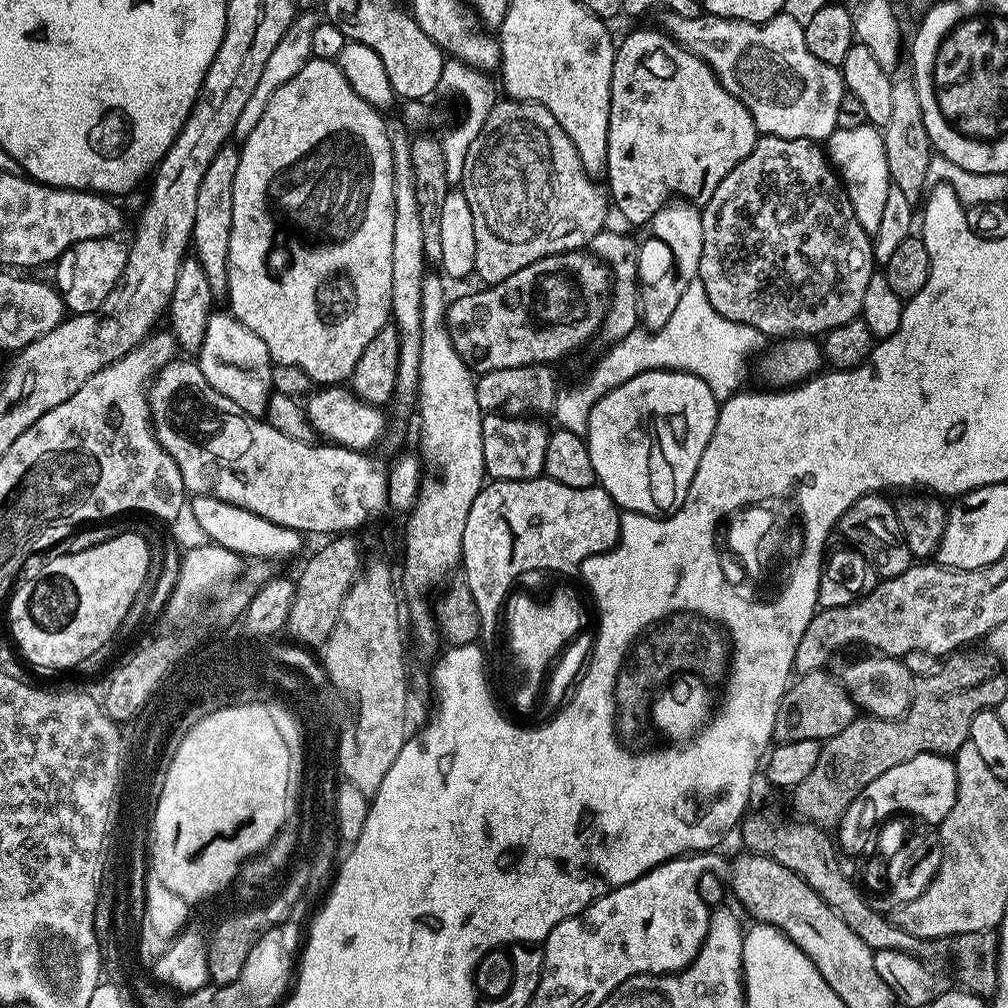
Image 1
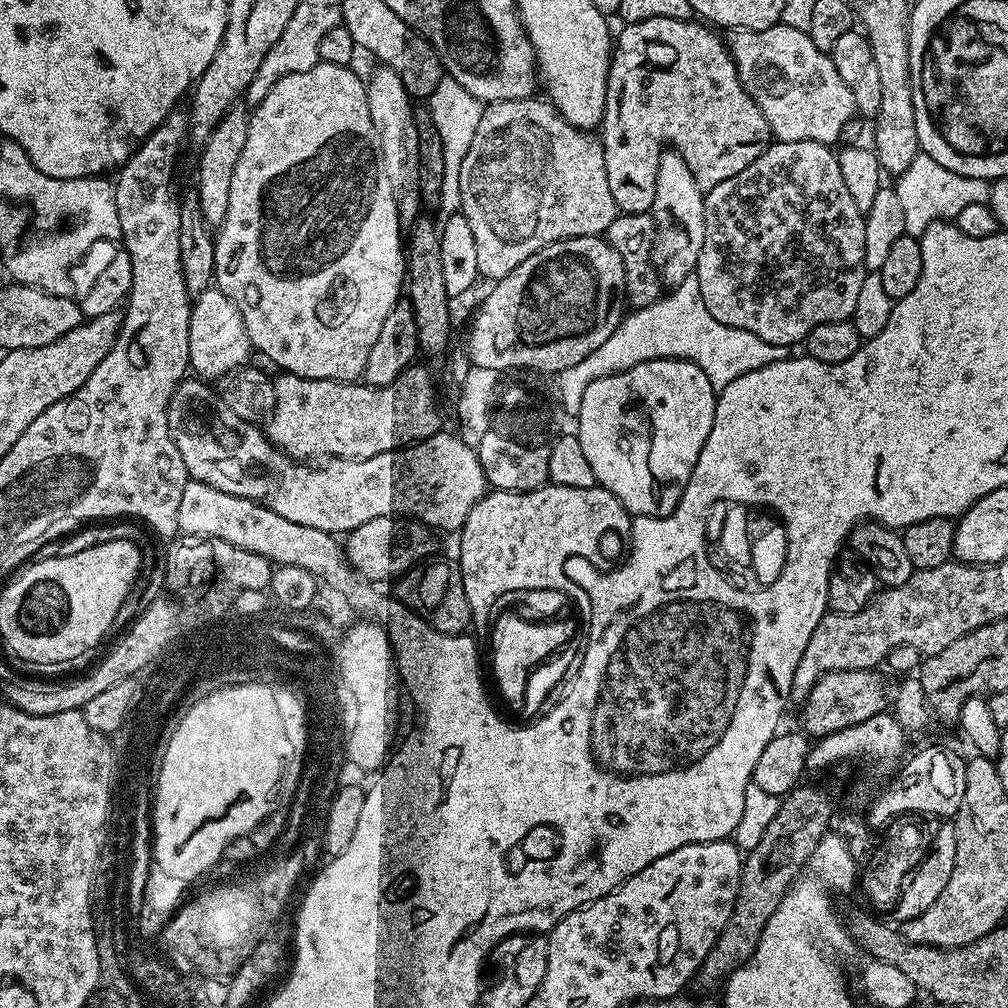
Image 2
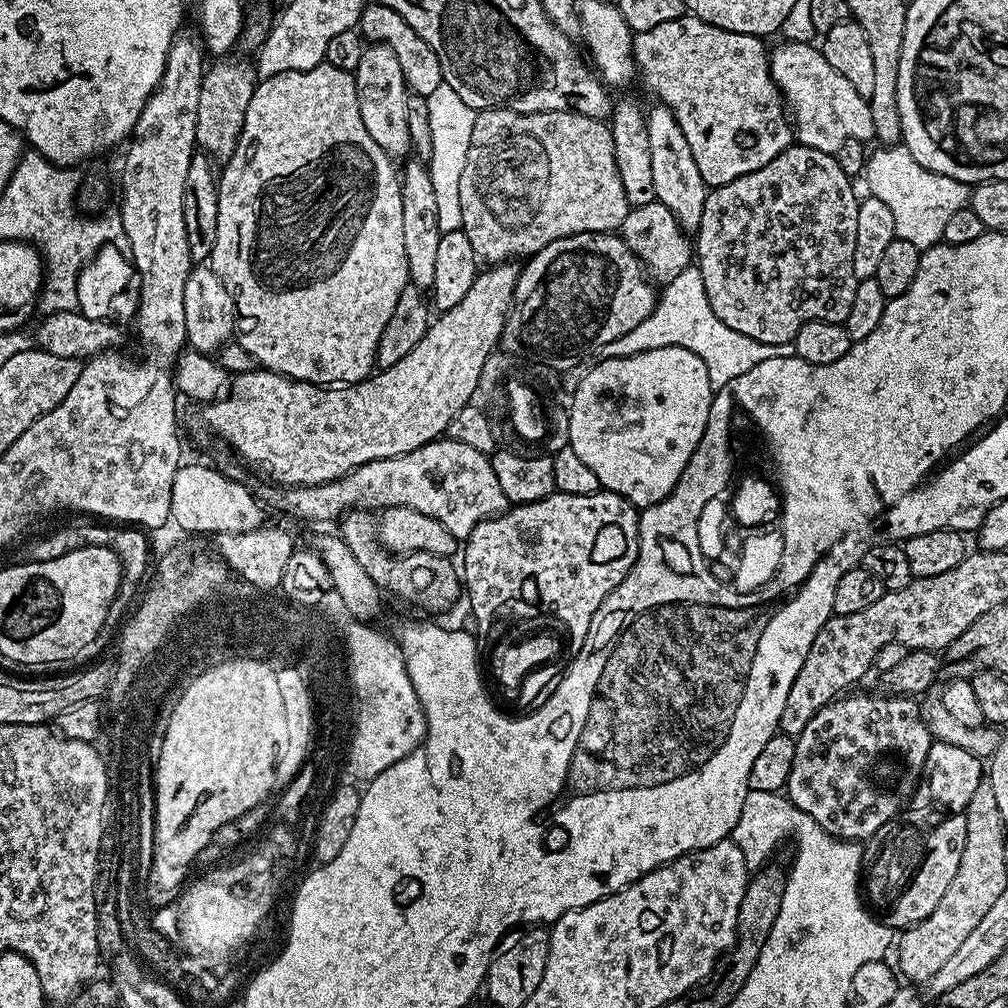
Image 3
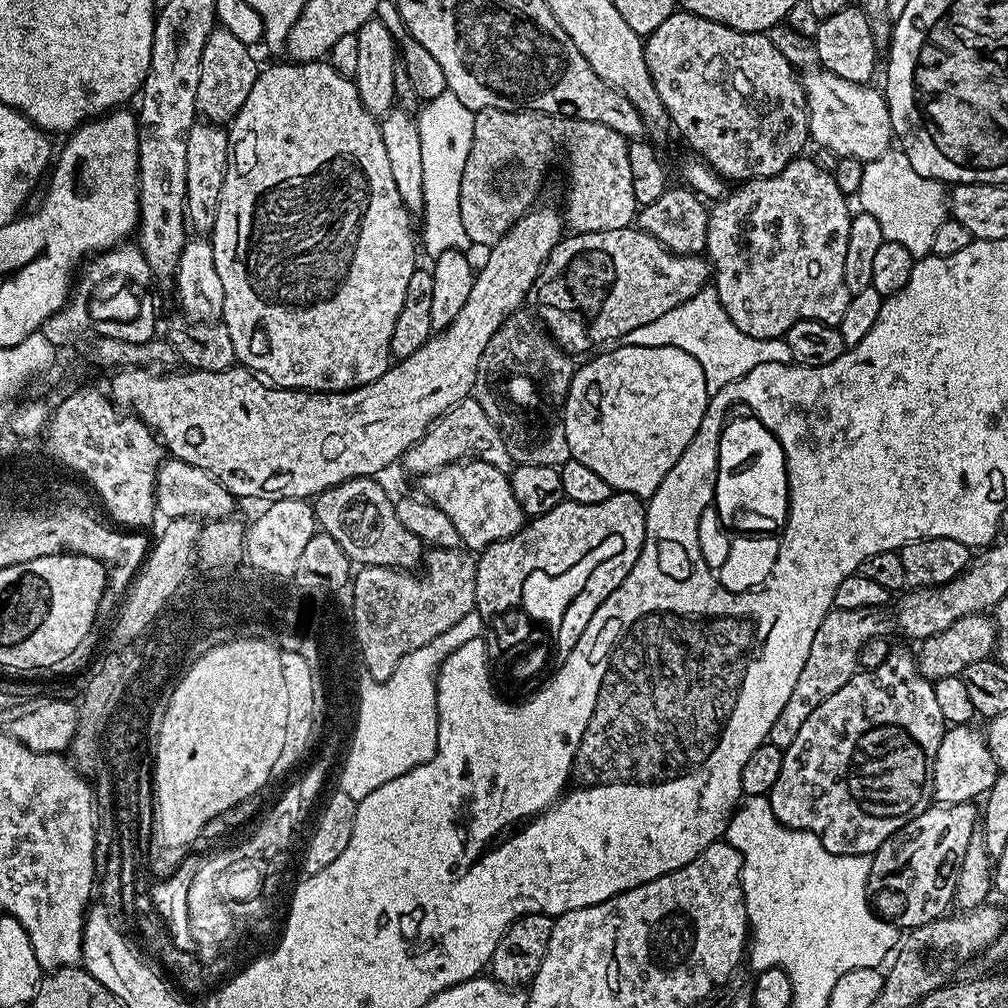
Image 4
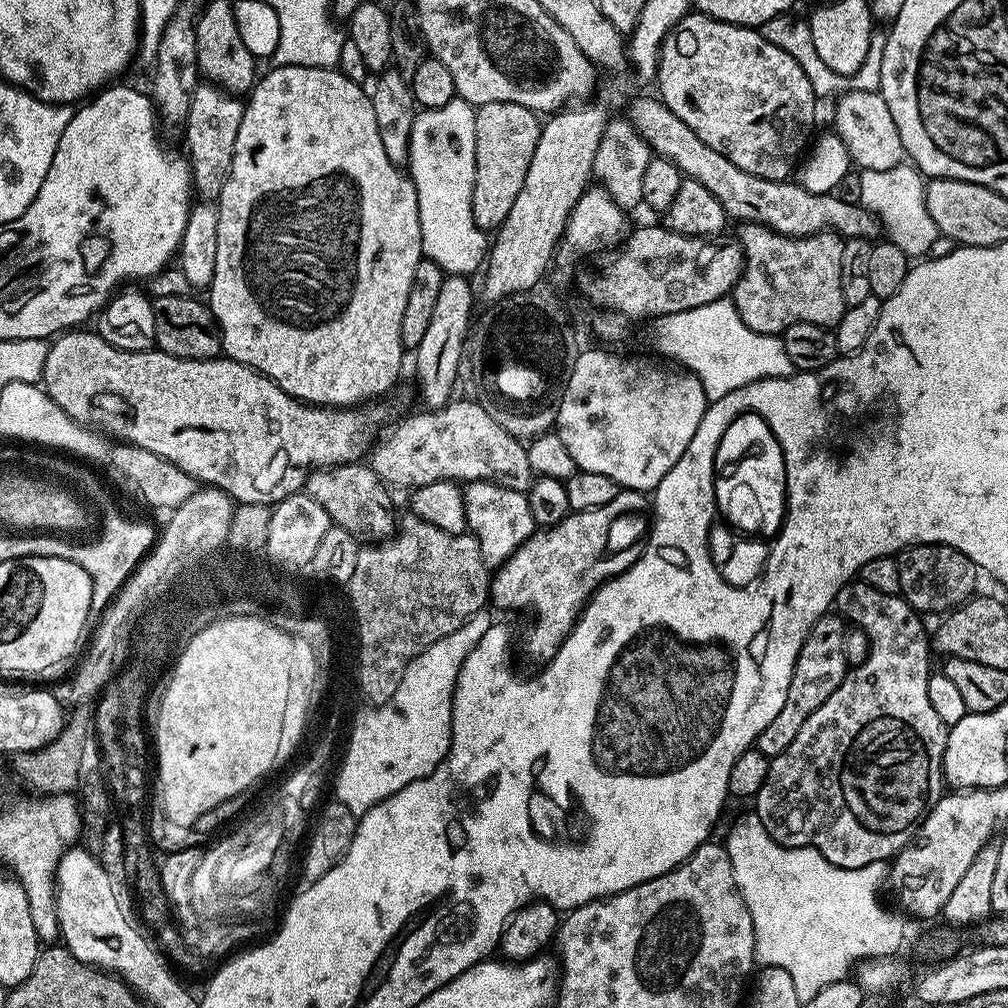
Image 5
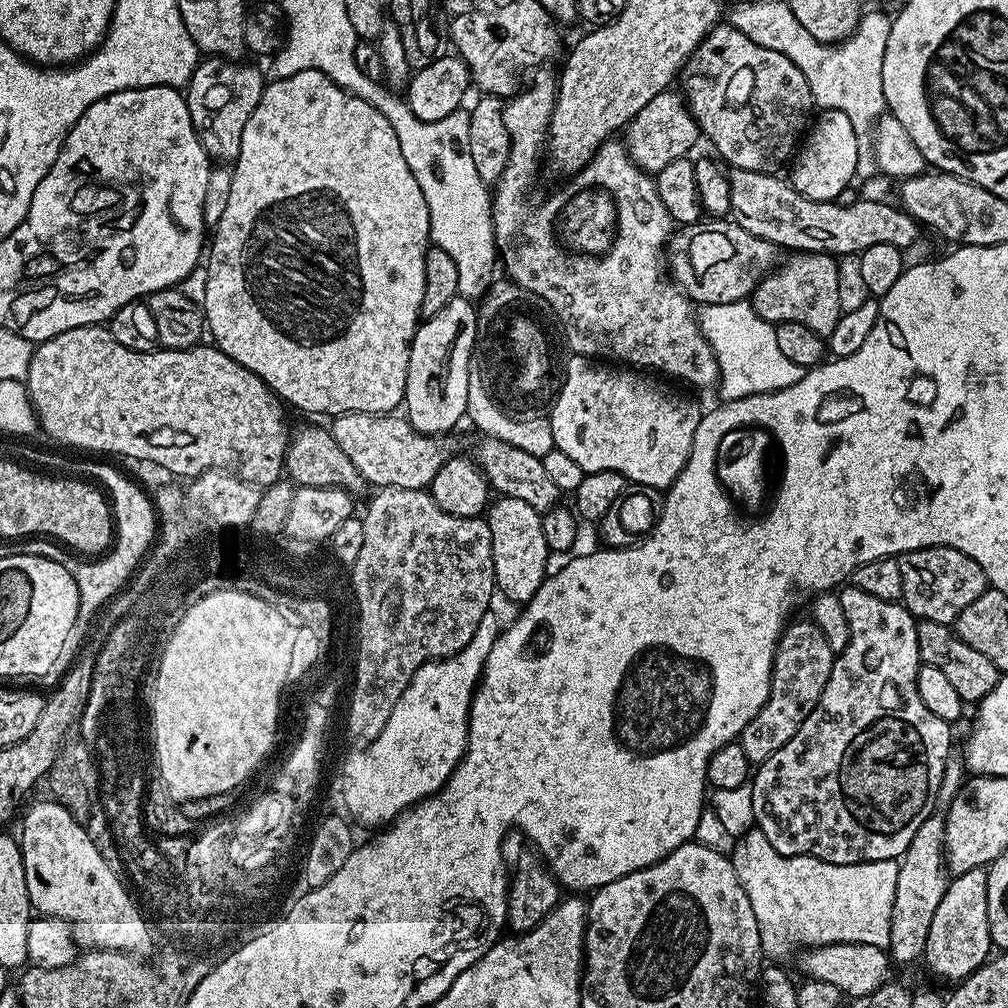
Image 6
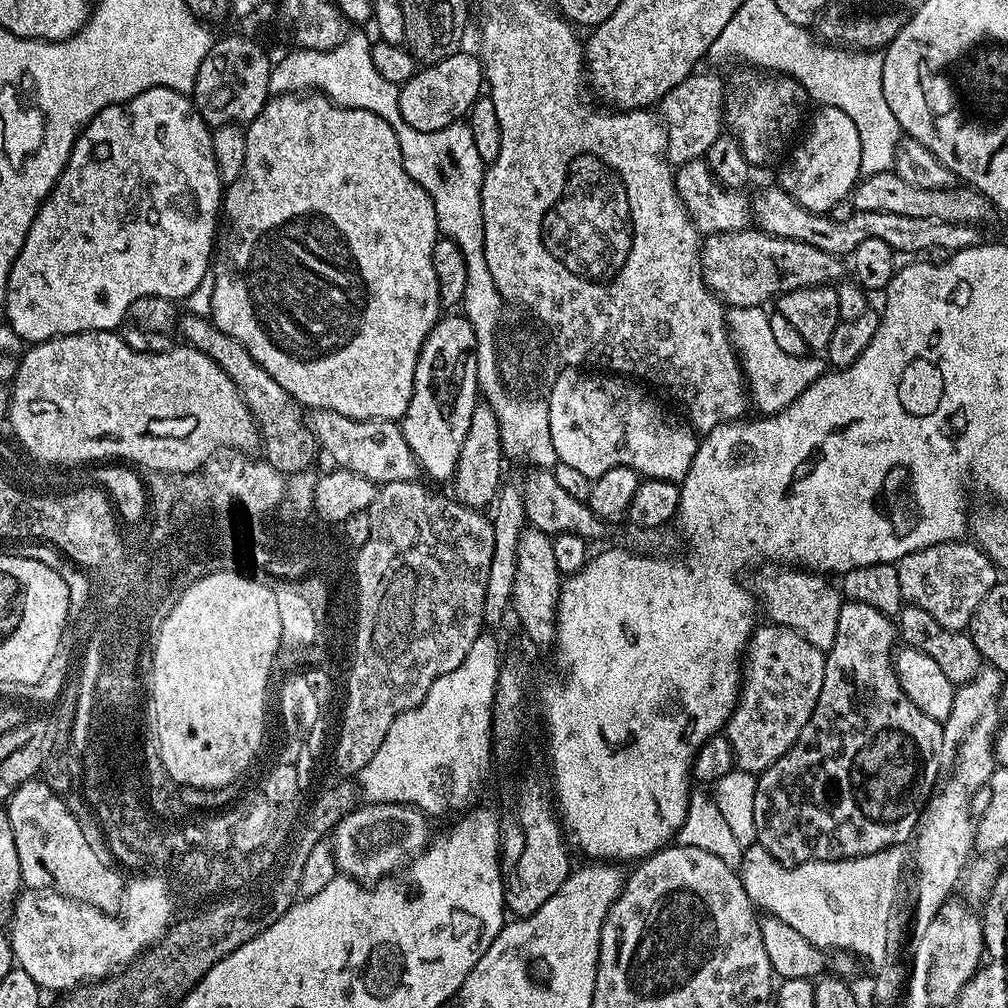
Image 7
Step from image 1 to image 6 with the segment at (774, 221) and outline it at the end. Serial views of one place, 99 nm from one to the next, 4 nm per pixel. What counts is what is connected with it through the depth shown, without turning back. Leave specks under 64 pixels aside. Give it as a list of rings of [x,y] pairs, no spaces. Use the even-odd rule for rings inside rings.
[[[798,252],[789,257],[785,264],[783,261],[765,276],[752,292],[750,303],[763,320],[802,322],[802,326],[810,326],[810,330],[827,338],[834,326],[838,326],[838,318],[842,315],[838,306],[837,257],[824,252]]]

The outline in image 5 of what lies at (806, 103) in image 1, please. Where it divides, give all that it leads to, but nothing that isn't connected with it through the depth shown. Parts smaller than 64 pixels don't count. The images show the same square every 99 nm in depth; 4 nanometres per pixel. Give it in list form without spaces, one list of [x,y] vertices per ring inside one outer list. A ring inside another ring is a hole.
[[[849,90],[843,93],[836,102],[834,132],[845,143],[851,163],[857,169],[890,170],[894,166],[905,163],[902,138],[898,138],[898,126],[894,126],[890,106],[886,106],[879,92]]]

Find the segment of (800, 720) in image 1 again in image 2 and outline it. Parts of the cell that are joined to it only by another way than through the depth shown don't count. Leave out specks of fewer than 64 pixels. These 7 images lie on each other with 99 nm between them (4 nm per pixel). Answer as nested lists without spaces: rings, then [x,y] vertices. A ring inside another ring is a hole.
[[[863,668],[838,670],[820,676],[799,709],[800,720],[804,723],[803,731],[809,737],[819,738],[838,730],[846,730],[850,726],[858,726],[858,722],[866,722],[866,718],[874,718],[874,714],[888,712],[894,692],[891,687],[888,689],[888,684],[884,681],[885,673],[881,672]]]

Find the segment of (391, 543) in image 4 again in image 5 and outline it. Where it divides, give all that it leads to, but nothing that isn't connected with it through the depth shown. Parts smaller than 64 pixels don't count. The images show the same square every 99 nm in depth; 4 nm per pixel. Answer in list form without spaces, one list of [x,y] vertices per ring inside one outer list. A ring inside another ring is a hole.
[[[353,462],[351,464],[336,464],[333,468],[317,468],[308,476],[308,481],[304,483],[302,489],[304,495],[314,498],[322,510],[333,522],[333,525],[342,530],[350,530],[357,540],[361,542],[379,542],[387,540],[389,536],[395,533],[398,527],[397,513],[392,513],[392,496],[389,485],[378,478],[378,474],[364,462]]]

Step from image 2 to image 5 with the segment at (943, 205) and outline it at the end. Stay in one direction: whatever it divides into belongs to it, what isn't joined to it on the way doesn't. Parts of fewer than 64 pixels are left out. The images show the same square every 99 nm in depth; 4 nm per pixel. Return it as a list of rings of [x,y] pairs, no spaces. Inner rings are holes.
[[[908,162],[890,170],[863,170],[860,176],[860,204],[877,217],[883,235],[888,235],[885,236],[887,243],[898,246],[898,250],[905,252],[909,258],[927,257],[930,246],[934,246],[934,238],[940,236],[940,231],[938,226],[934,226],[934,218],[930,218],[930,210],[926,210],[925,177]]]

